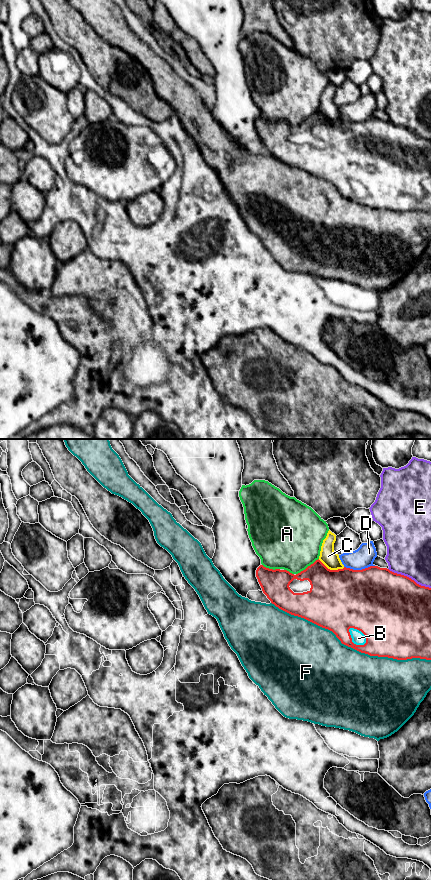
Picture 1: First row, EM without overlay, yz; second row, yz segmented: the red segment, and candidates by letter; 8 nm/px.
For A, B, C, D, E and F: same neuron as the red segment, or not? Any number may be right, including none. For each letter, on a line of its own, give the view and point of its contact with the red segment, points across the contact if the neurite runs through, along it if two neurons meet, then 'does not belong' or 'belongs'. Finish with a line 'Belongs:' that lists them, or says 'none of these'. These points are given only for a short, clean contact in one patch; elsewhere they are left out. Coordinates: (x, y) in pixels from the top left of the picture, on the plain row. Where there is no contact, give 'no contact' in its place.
A: contact yz (308, 118); does not belong
B: contact yz (351, 192); belongs
C: contact yz (331, 122); does not belong
D: contact yz (359, 122); does not belong
E: contact yz (408, 129); does not belong
F: contact yz (350, 198); does not belong
Belongs: B

